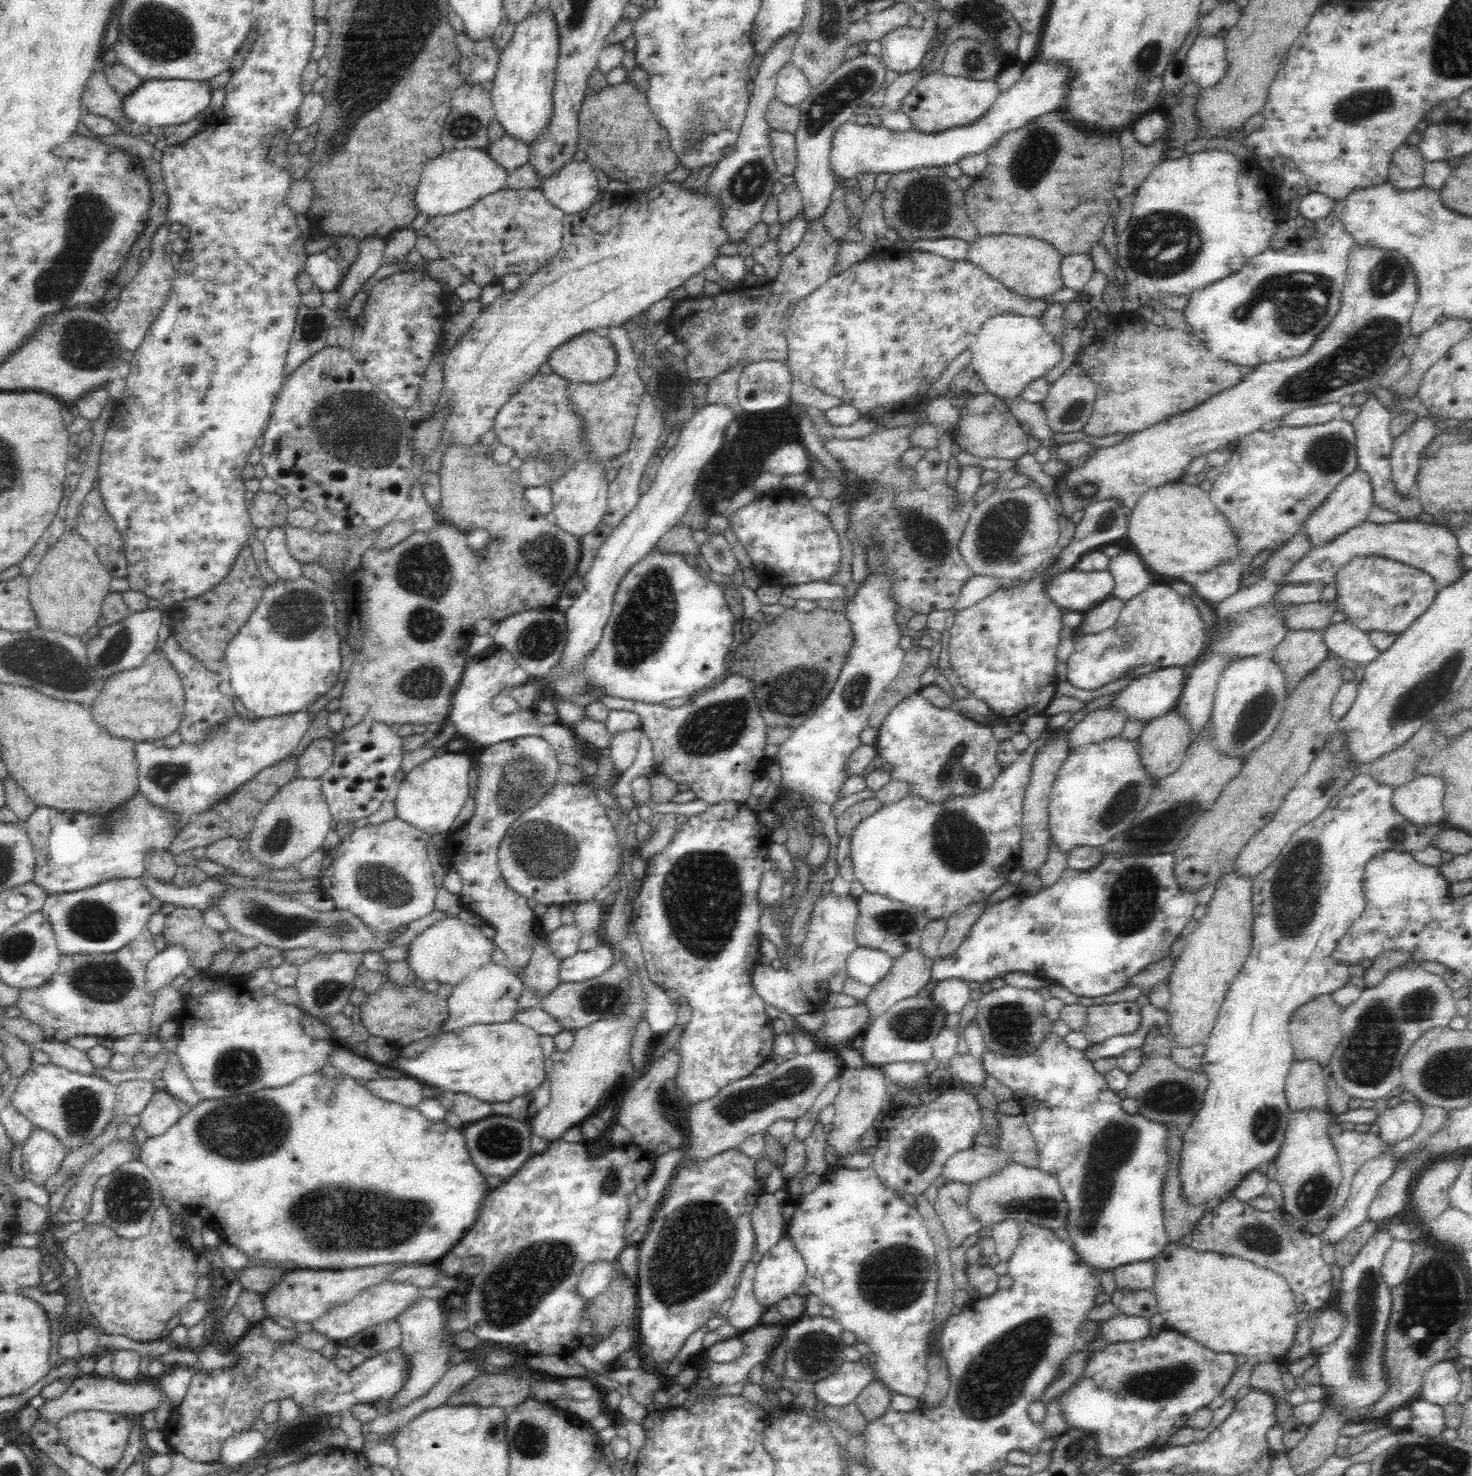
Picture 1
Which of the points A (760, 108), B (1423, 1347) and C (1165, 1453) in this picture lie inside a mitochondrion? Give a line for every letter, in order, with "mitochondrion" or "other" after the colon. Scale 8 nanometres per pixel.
A: other
B: mitochondrion
C: other

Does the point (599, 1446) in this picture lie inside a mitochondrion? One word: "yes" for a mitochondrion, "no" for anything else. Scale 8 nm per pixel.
no

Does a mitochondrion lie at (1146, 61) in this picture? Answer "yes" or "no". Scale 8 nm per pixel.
yes

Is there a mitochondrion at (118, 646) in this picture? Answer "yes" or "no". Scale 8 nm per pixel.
yes

